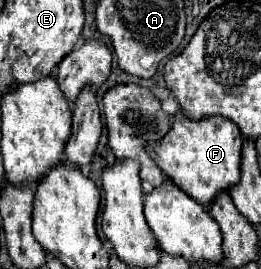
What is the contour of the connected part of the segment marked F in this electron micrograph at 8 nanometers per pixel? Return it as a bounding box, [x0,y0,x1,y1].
[148,110,242,206]

